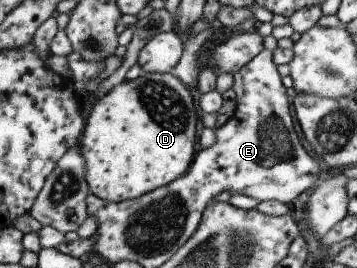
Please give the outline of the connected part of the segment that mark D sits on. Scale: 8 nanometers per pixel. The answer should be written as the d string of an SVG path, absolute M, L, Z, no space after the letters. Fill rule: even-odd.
M148 72L141 74L135 80L127 80L116 86L110 93L107 93L101 100L98 100L88 112L85 133L80 141L80 147L87 159L87 180L92 193L109 202L125 202L136 199L151 191L164 187L176 181L178 177L185 176L194 163L196 157L196 103L190 93L188 86L184 85L178 77L160 72Z

